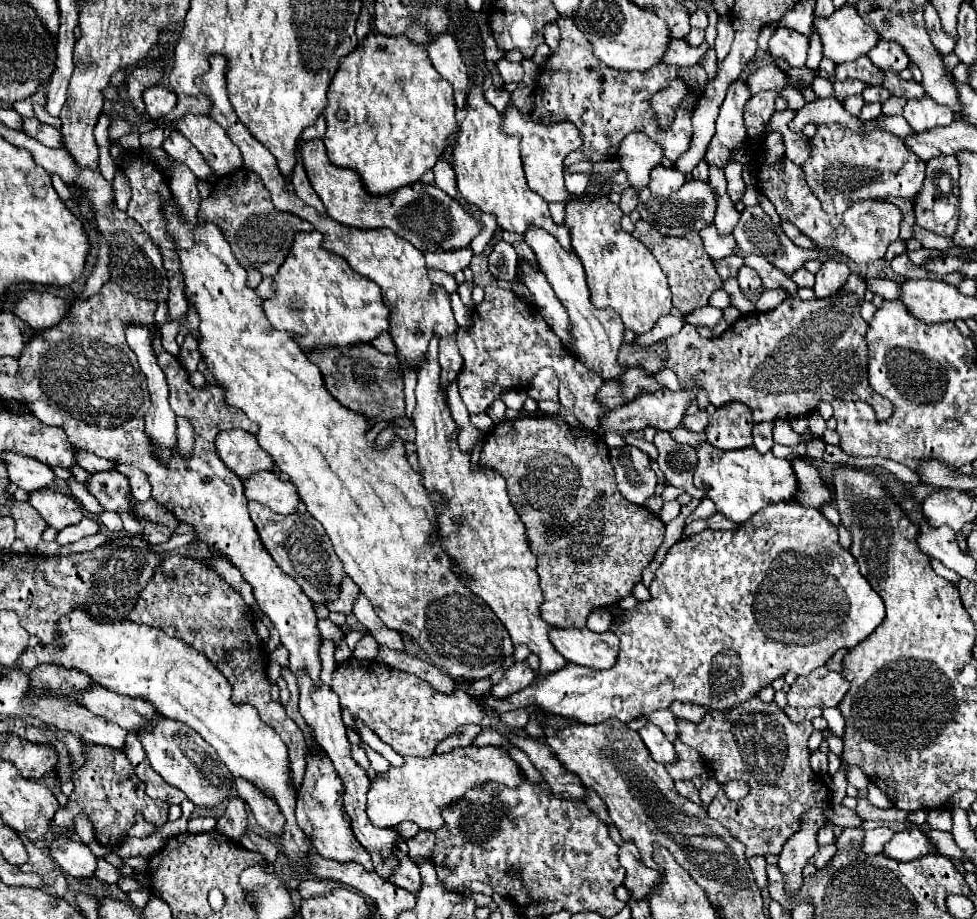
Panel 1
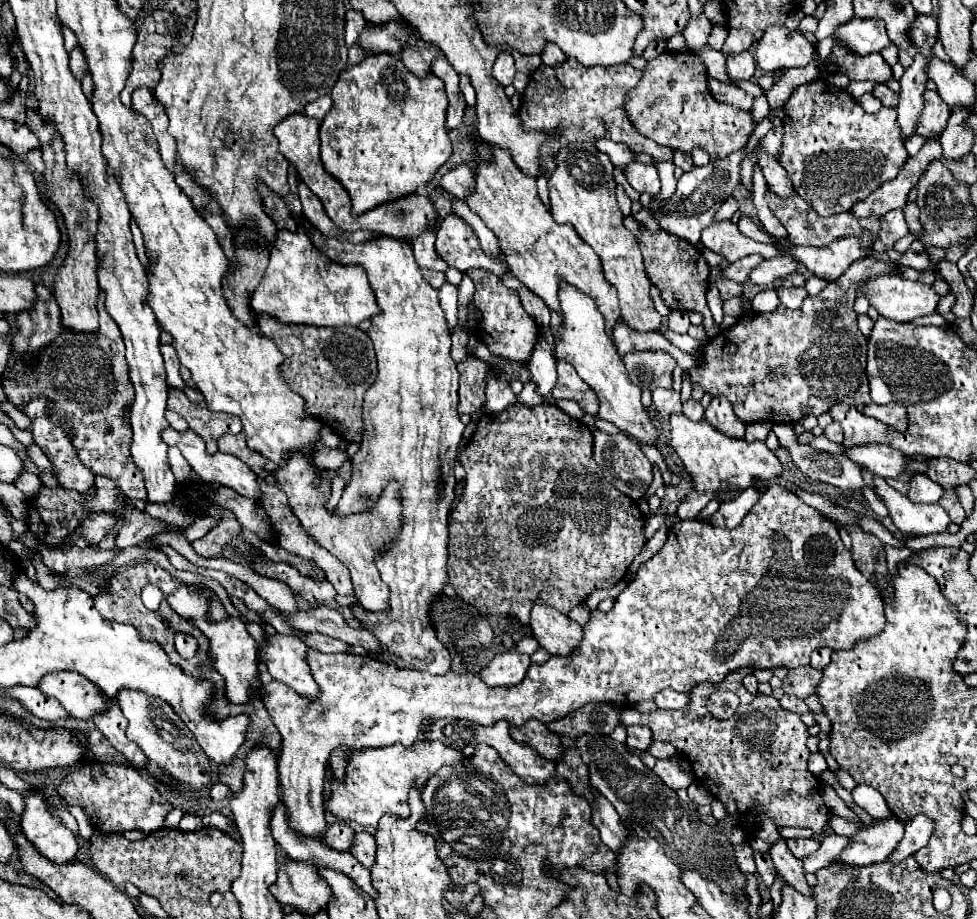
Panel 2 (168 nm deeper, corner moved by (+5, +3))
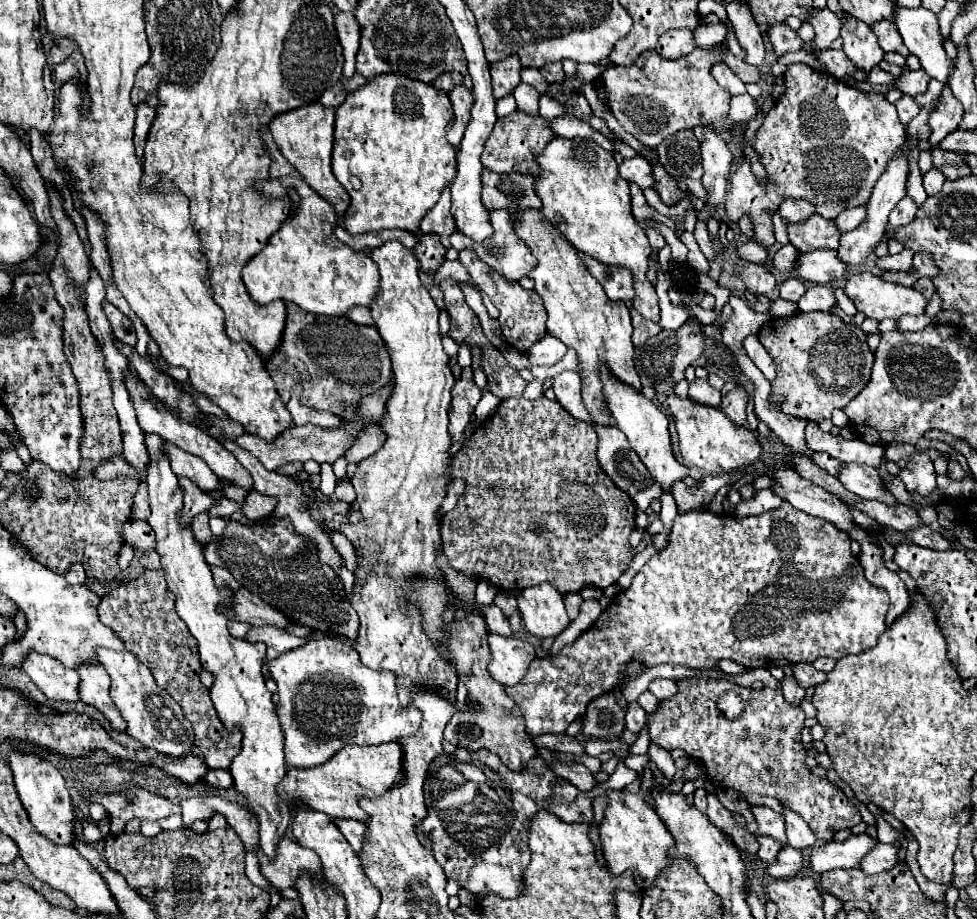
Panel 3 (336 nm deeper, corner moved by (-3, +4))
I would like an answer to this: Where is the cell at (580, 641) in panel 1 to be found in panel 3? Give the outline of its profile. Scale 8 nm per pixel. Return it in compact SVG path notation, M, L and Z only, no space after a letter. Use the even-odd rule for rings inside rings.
M550 583L528 587L516 599L526 629L536 637L558 637L570 623L562 595Z

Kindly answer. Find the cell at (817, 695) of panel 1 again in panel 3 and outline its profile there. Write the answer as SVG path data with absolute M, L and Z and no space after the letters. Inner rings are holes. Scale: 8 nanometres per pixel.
M798 663L796 667L792 667L792 671L794 671L794 677L800 683L800 687L814 687L814 685L824 683L824 679L826 679L824 671L818 671L808 663Z

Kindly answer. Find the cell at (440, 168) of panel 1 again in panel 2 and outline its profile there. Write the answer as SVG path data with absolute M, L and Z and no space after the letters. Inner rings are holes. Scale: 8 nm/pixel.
M460 164L458 168L448 170L442 176L440 186L442 186L442 190L446 190L446 192L454 194L456 198L464 200L466 194L470 194L474 190L474 172L472 172L472 166Z

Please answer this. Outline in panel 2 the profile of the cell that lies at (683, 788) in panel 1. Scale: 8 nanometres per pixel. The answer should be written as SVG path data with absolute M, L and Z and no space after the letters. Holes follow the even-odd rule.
M658 760L656 766L654 766L654 772L662 778L662 782L666 786L670 786L672 790L682 790L682 788L688 788L690 782L692 782L692 776L682 772L678 768L678 764L672 764L668 760Z

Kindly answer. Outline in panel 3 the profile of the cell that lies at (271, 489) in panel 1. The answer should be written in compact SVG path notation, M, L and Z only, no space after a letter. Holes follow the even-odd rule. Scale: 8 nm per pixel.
M130 369L124 371L124 385L130 393L130 399L132 399L132 405L134 405L134 411L136 411L136 417L138 417L138 425L144 433L156 433L160 435L164 441L170 441L174 445L178 445L180 449L204 459L208 463L208 467L220 477L220 479L226 479L226 481L232 481L234 485L240 485L240 487L252 487L252 477L250 473L240 467L240 463L236 461L236 457L226 451L214 437L210 437L206 431L200 431L196 429L194 425L190 423L184 423L182 419L174 417L168 409L158 409L154 403L152 403L152 391L148 391L148 387L144 387L144 383L140 383L134 373Z

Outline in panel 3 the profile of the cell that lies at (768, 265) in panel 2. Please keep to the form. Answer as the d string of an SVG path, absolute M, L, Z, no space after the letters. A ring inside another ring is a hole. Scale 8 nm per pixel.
M816 249L800 255L796 273L802 281L826 285L844 277L848 273L848 265L840 263L838 253L834 249Z

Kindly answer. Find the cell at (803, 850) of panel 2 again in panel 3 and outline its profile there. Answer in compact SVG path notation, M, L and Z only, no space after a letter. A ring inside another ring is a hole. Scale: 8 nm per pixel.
M784 807L782 817L786 821L788 845L792 845L794 849L806 849L806 847L812 847L816 843L812 829L808 827L808 823L800 815L796 815L796 811L790 811L788 807Z

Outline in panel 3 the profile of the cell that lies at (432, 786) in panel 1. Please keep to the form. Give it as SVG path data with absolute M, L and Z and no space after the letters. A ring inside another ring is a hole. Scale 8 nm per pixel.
M392 741L392 743L382 743L382 745L372 745L372 747L356 747L348 745L340 749L328 763L320 767L310 767L310 769L298 769L298 767L288 767L284 779L280 781L280 795L288 799L290 807L304 805L308 809L326 813L330 817L338 819L358 819L366 821L366 813L358 805L358 797L370 797L374 799L376 795L382 795L386 789L392 787L392 783L402 781L402 747Z

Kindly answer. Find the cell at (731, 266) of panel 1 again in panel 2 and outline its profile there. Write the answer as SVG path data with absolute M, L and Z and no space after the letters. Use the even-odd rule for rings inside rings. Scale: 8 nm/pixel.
M750 254L750 256L746 256L746 258L740 258L740 260L732 262L732 264L728 264L726 268L720 268L720 276L744 284L744 282L748 280L748 272L750 272L754 266L758 266L762 260L764 260L764 258L762 258L760 254Z

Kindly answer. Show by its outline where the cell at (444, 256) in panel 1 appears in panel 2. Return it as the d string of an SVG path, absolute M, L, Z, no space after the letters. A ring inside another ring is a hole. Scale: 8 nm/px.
M446 216L436 232L436 254L460 272L466 272L468 268L488 268L488 272L502 276L502 272L508 272L508 266L498 260L490 260L478 242L472 229L460 220L460 216Z

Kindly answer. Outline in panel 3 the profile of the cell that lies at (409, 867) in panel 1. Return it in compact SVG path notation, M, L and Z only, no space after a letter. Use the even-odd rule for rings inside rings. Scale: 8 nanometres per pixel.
M334 819L336 827L340 829L340 833L344 835L344 839L352 845L354 853L360 853L364 835L366 835L366 823L364 821L356 821L356 819Z

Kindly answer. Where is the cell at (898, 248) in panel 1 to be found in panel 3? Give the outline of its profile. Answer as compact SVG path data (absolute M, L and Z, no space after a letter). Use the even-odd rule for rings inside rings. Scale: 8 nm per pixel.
M908 197L900 199L900 203L896 203L896 207L890 213L890 227L908 225L914 219L916 211L918 211L918 207L912 203L912 199L908 199Z

